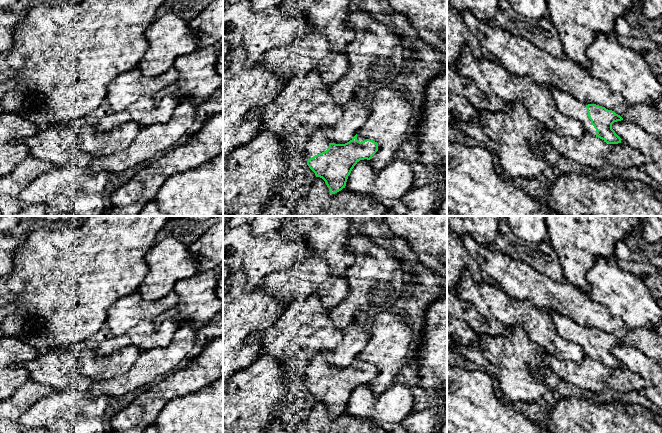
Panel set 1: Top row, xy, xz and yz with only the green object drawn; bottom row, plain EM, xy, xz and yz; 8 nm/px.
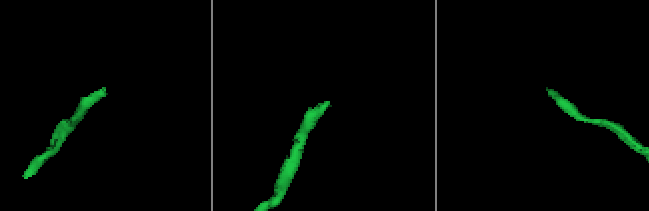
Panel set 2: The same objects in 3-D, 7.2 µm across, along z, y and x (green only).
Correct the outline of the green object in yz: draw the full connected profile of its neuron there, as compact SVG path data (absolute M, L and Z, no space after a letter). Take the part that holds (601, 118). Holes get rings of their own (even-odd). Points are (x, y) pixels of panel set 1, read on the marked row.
M555 87L550 90L562 114L580 121L586 131L608 144L621 143L622 139L612 129L614 122L623 120L620 115L605 107L576 100L570 94Z

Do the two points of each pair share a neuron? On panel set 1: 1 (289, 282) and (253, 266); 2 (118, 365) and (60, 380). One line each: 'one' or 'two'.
1: two
2: one

